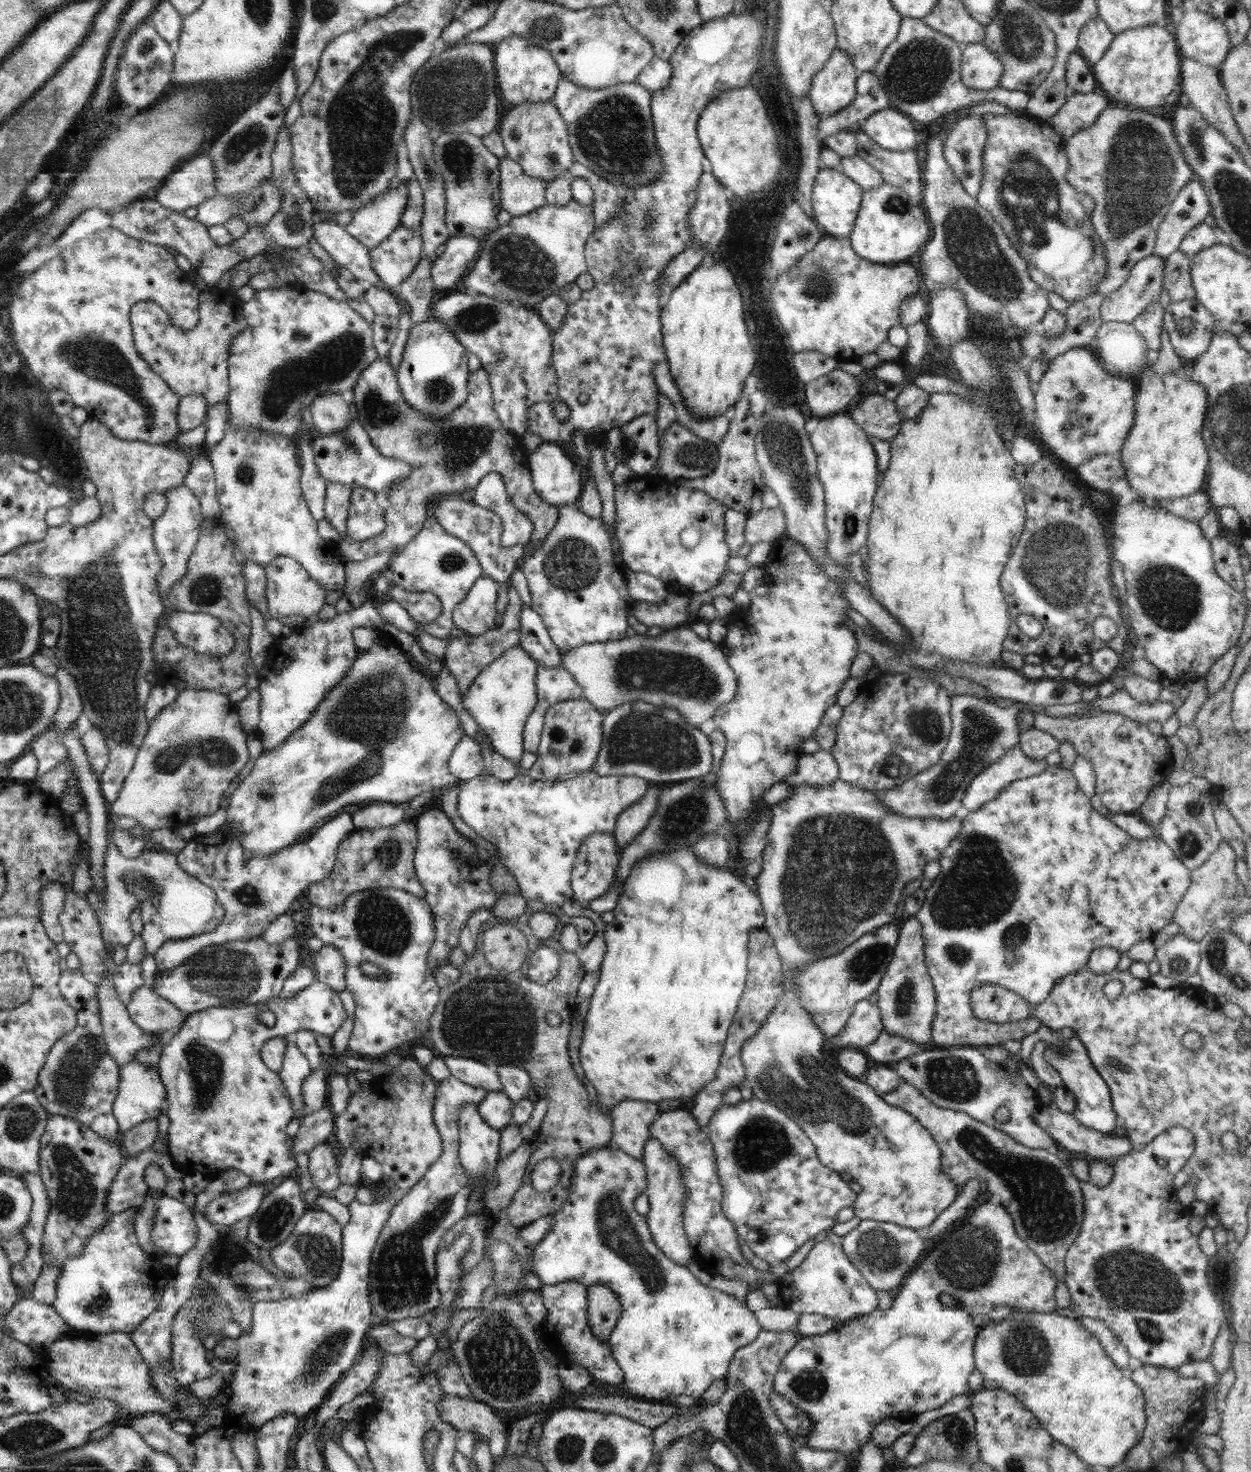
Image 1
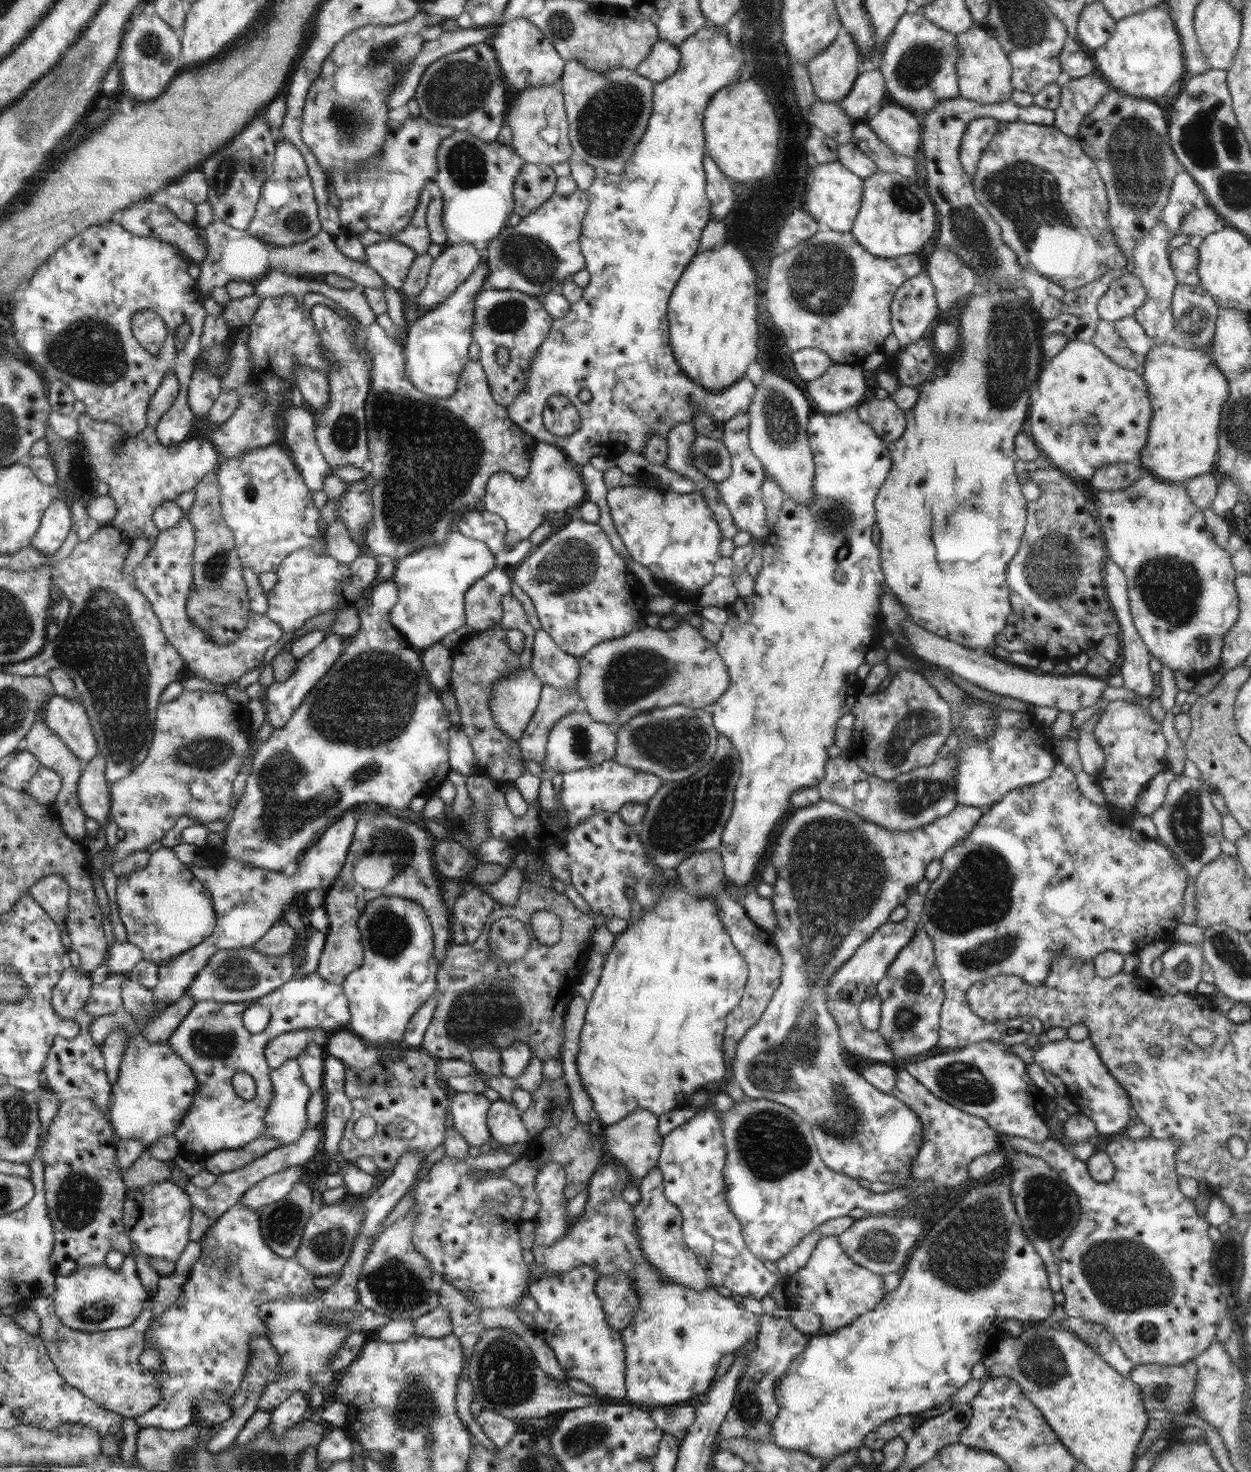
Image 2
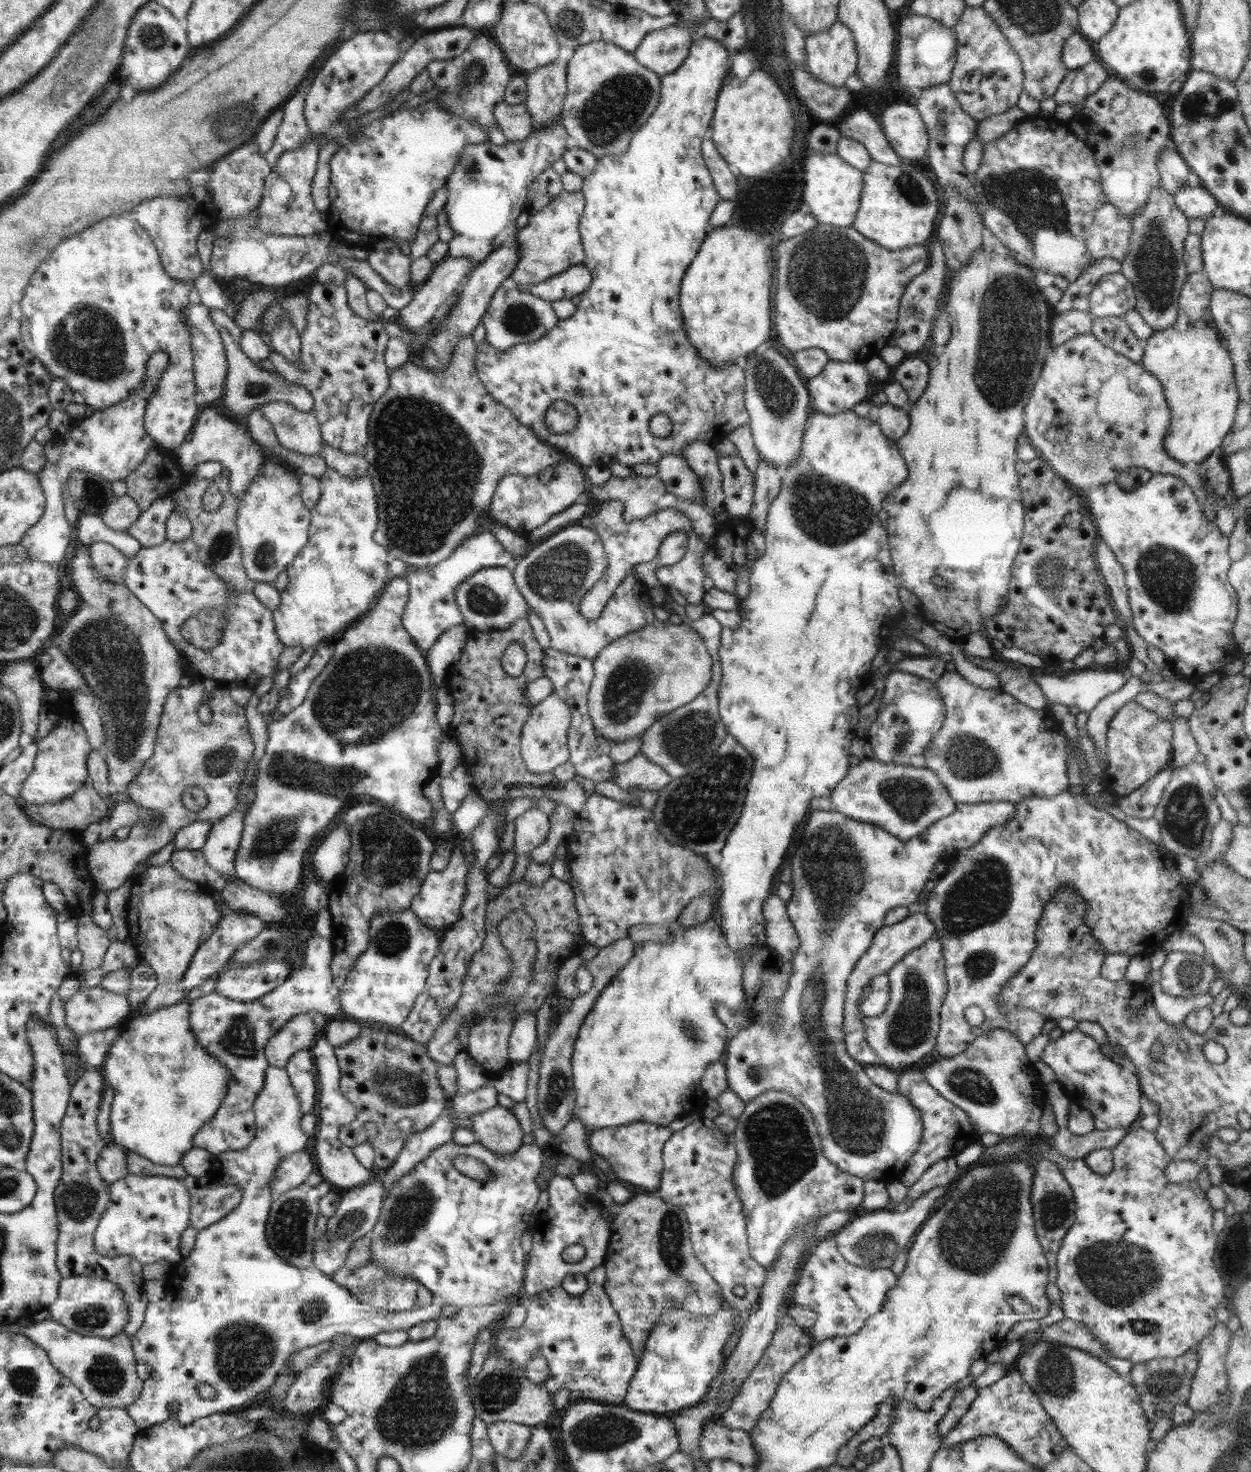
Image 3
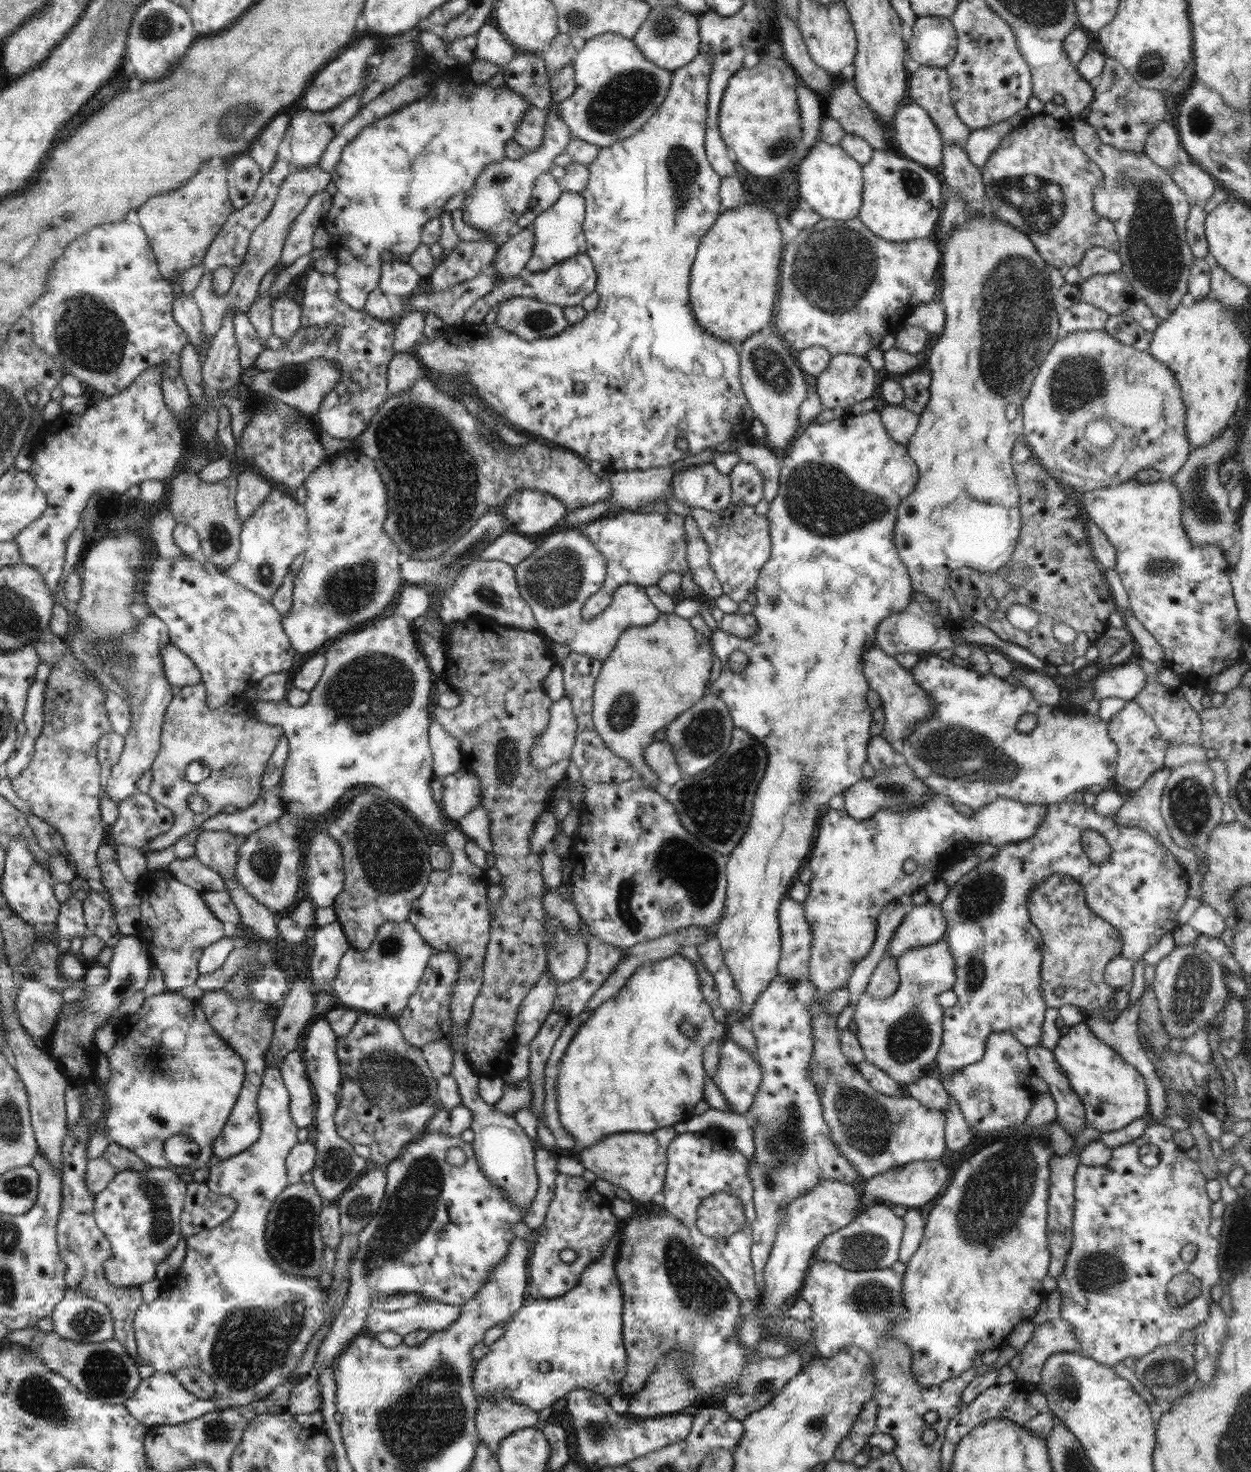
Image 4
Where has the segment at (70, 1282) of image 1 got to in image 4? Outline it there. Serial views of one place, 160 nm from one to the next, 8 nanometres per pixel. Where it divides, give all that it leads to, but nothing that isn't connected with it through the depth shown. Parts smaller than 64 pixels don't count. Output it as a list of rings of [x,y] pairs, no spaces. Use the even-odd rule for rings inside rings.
[[[68,1288],[50,1315],[53,1330],[77,1343],[97,1343],[114,1339],[113,1316],[102,1302]]]

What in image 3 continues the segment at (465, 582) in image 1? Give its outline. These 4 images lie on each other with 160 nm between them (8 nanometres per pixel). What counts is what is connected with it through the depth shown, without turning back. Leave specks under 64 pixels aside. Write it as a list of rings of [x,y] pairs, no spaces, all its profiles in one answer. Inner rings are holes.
[[[488,531],[466,537],[447,559],[431,567],[423,569],[409,565],[404,576],[409,584],[409,597],[402,613],[402,626],[425,654],[448,628],[463,624],[464,617],[456,604],[455,592],[469,576],[488,567],[504,567],[513,571],[517,564],[516,556],[505,550],[494,534]]]

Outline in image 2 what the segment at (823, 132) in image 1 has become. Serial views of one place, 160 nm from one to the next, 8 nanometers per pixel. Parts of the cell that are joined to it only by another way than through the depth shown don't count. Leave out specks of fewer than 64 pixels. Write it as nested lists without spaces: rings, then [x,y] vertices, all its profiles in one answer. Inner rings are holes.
[[[879,69],[865,71],[859,73],[850,92],[839,103],[850,118],[865,121],[879,108],[884,92],[885,80]]]

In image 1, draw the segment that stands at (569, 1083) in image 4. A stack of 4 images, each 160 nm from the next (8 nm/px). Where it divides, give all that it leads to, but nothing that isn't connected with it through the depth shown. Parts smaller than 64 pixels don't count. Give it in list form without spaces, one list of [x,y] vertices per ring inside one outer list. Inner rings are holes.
[[[684,845],[678,847],[677,849],[669,850],[665,853],[660,853],[645,859],[640,859],[630,871],[630,874],[625,880],[625,885],[623,886],[623,893],[619,895],[616,906],[613,910],[614,920],[606,924],[603,930],[603,935],[605,936],[607,951],[605,953],[603,962],[599,970],[599,981],[595,987],[595,991],[591,996],[590,1006],[585,1016],[583,1035],[581,1036],[581,1046],[579,1050],[579,1059],[587,1075],[590,1084],[594,1086],[597,1090],[597,1100],[599,1105],[610,1112],[612,1107],[615,1107],[620,1101],[625,1100],[641,1100],[648,1101],[651,1103],[661,1104],[662,1101],[673,1102],[676,1098],[688,1098],[695,1095],[705,1084],[711,1083],[713,1078],[716,1078],[717,1070],[719,1067],[719,1060],[725,1045],[725,1040],[727,1037],[727,1032],[729,1026],[732,1024],[733,1016],[736,1014],[738,1001],[742,994],[744,994],[745,982],[748,976],[748,956],[749,956],[749,932],[754,928],[762,928],[765,923],[765,914],[761,905],[760,897],[756,892],[752,891],[745,882],[742,882],[738,877],[734,876],[728,867],[720,868],[716,865],[709,865],[708,863],[703,863],[693,851],[692,846]]]

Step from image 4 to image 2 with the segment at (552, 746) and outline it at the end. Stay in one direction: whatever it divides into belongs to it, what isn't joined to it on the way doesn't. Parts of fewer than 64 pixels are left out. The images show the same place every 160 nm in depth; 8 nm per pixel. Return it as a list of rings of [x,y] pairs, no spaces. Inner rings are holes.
[[[543,684],[540,703],[518,741],[524,761],[538,762],[541,766],[546,760],[546,744],[551,728],[560,718],[574,712],[578,702],[578,692],[560,692]]]

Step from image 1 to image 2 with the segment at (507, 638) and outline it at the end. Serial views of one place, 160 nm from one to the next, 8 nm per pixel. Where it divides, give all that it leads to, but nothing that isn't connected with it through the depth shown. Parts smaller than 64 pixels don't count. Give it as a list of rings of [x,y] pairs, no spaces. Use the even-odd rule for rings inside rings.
[[[512,592],[504,595],[501,600],[503,608],[503,617],[500,622],[500,627],[495,629],[486,630],[484,633],[480,631],[472,631],[470,637],[465,641],[456,646],[452,657],[452,676],[450,680],[449,690],[452,692],[452,696],[456,699],[456,706],[458,706],[458,714],[460,714],[460,727],[466,733],[469,738],[470,746],[476,756],[477,770],[476,773],[484,775],[486,778],[492,779],[493,781],[513,780],[515,781],[521,774],[522,771],[526,770],[526,764],[521,756],[518,741],[510,739],[510,736],[504,734],[494,723],[492,719],[492,713],[490,713],[490,694],[492,694],[492,686],[496,684],[496,681],[502,680],[504,676],[510,676],[516,669],[524,667],[525,669],[531,668],[532,658],[532,647],[535,635],[535,629],[530,625],[526,618],[526,613],[520,601],[515,598]],[[506,630],[520,630],[524,633],[524,647],[521,653],[517,655],[510,650],[508,645]]]

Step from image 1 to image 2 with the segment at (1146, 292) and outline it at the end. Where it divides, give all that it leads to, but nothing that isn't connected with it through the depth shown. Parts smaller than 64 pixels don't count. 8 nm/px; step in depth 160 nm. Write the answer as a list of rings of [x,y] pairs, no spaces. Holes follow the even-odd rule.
[[[1124,273],[1099,298],[1097,311],[1102,320],[1108,321],[1135,316],[1146,295],[1140,280],[1132,273]]]

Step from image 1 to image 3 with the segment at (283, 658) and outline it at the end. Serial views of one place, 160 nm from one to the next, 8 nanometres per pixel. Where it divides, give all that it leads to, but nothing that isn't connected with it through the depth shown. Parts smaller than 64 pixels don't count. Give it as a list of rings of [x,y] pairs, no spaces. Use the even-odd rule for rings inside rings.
[[[318,646],[315,655],[312,656],[304,669],[291,676],[288,694],[281,696],[280,704],[277,704],[277,711],[282,716],[288,715],[290,711],[302,704],[311,688],[312,681],[324,670],[331,656],[332,650],[328,646]]]

